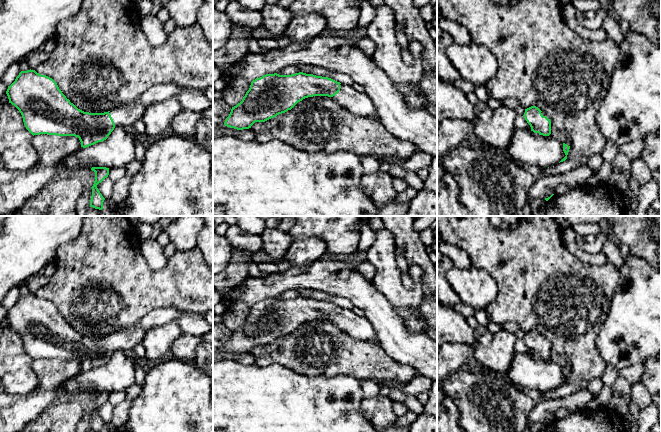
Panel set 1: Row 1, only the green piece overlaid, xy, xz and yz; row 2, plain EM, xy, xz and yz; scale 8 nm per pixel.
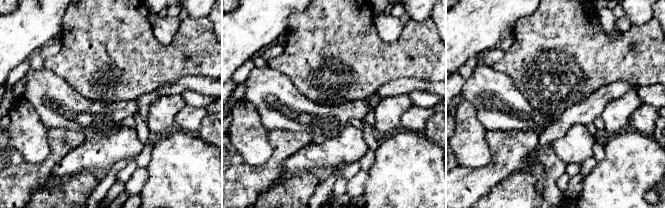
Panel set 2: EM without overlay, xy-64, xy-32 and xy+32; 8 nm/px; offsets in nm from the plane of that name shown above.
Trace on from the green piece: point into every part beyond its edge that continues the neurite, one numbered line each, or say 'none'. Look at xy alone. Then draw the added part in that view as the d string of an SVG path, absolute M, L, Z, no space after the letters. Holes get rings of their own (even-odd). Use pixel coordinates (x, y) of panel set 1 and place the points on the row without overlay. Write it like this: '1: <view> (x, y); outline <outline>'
1: xy (126, 339); outline M163 307L163 308L155 309L151 311L150 313L146 314L142 319L140 319L134 325L127 327L125 329L116 331L112 333L109 337L114 345L115 351L119 351L119 350L132 351L137 344L140 344L143 342L143 339L146 333L150 329L157 326L165 325L166 323L169 323L174 320L178 320L184 314L187 314L187 313L188 312L183 312L180 309L174 308L174 307Z

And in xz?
1: xz (358, 327); outline M340 308L340 315L332 321L340 330L360 340L376 339L376 331L364 316L356 315L352 310Z

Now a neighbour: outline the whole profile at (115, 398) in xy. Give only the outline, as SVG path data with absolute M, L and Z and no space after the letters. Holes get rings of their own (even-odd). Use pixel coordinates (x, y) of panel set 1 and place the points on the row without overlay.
M110 392L108 401L113 405L116 406L122 401L126 400L125 392Z

